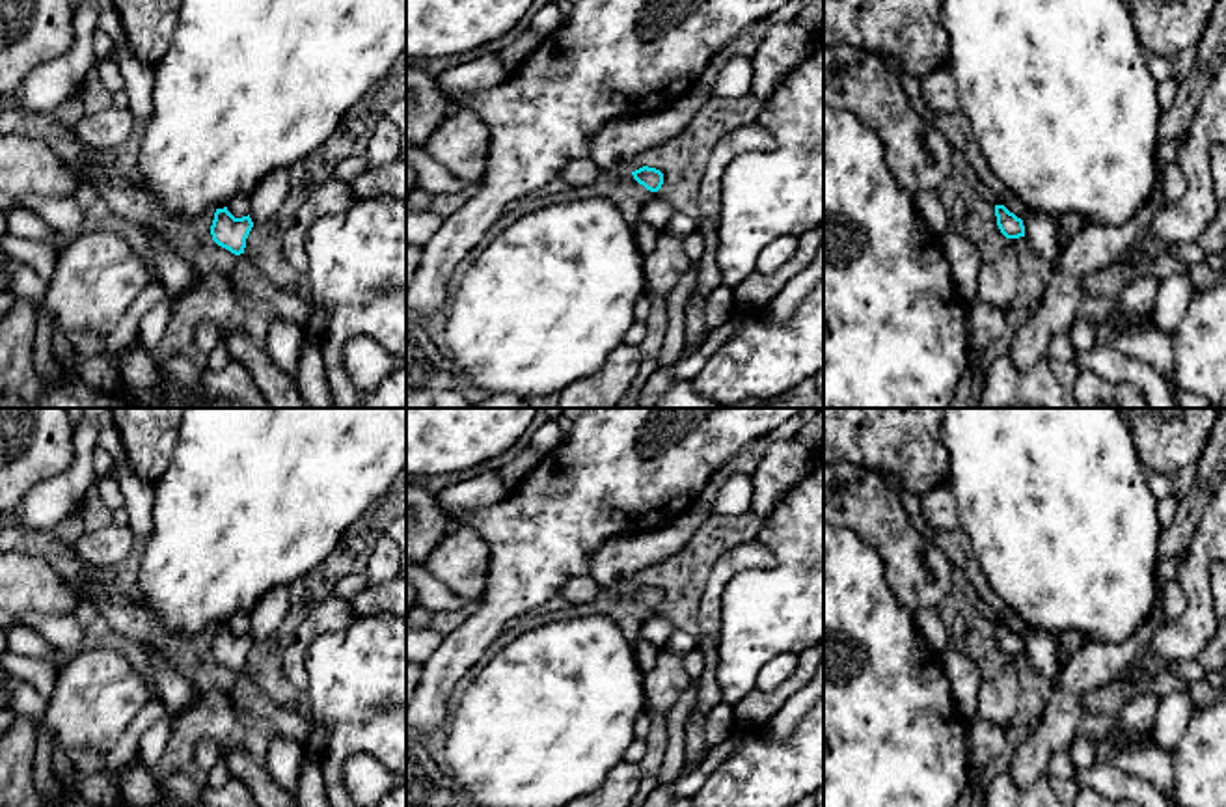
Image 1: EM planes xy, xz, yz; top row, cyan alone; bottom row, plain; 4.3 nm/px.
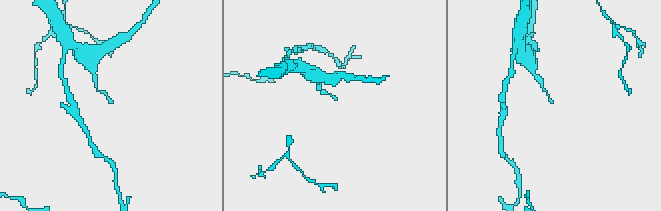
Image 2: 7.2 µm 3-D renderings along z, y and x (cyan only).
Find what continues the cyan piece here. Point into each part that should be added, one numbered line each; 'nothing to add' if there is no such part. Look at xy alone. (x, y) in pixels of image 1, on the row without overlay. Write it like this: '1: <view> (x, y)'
1: xy (248, 699)

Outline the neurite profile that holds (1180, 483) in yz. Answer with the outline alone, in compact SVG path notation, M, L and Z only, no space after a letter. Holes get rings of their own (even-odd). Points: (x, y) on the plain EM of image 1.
M1189 464L1170 477L1170 494L1178 499L1185 498L1196 481L1198 466Z

